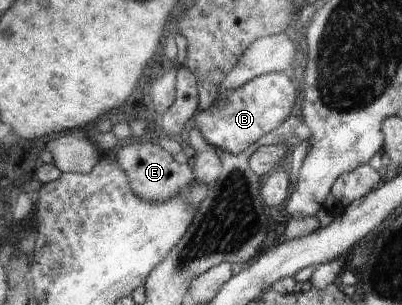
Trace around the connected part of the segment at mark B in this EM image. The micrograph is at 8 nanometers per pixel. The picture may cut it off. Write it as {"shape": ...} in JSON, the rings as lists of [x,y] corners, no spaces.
{"shape":[[[274,72],[264,74],[248,82],[246,86],[228,92],[218,98],[218,104],[213,104],[208,110],[201,110],[194,118],[204,138],[214,144],[216,149],[226,150],[239,155],[246,152],[250,144],[280,128],[290,116],[294,102],[299,94],[297,81],[290,72]]]}

